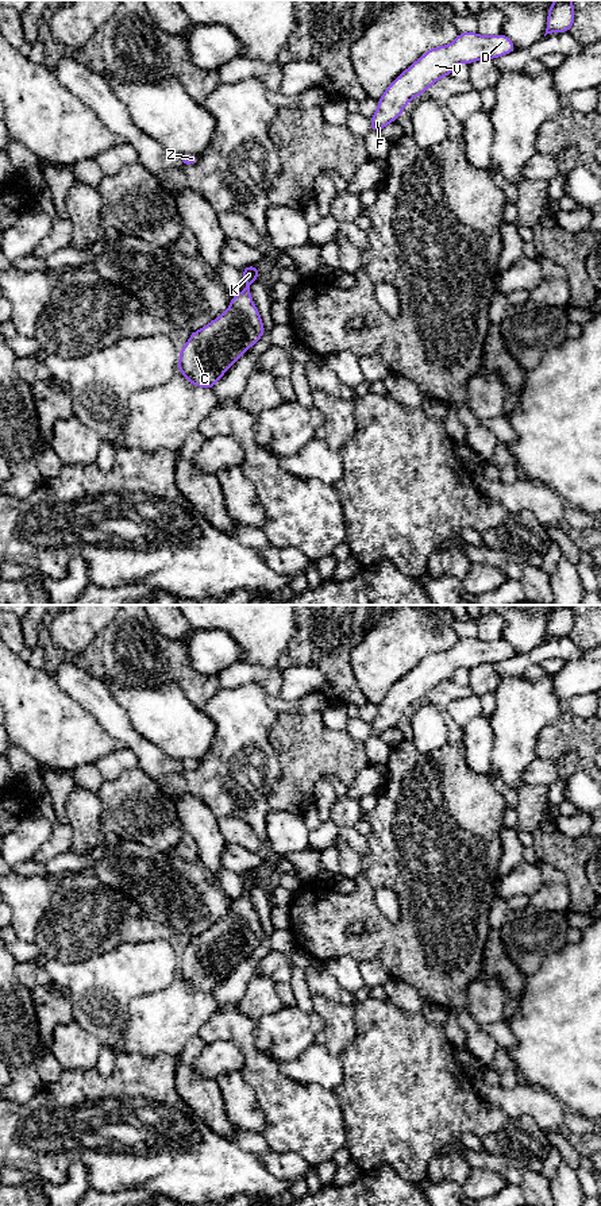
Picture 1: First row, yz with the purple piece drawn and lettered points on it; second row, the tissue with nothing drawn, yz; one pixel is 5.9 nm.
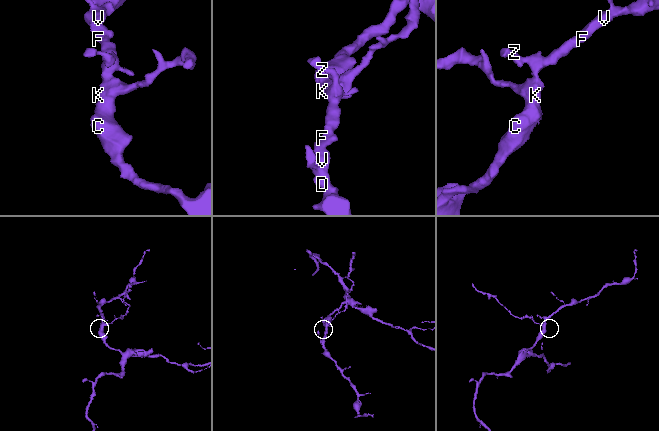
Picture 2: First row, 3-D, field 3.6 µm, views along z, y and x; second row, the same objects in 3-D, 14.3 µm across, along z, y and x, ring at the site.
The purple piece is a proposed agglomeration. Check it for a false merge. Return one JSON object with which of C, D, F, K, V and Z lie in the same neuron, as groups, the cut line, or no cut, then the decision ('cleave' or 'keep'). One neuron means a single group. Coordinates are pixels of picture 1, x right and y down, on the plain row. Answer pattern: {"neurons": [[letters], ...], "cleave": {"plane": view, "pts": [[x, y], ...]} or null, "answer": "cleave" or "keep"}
{"neurons": [["C", "D", "F", "K", "V", "Z"]], "cleave": null, "answer": "keep"}

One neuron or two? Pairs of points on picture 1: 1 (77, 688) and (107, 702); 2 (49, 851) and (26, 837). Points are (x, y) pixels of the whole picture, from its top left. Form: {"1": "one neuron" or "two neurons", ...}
{"1": "one neuron", "2": "two neurons"}

